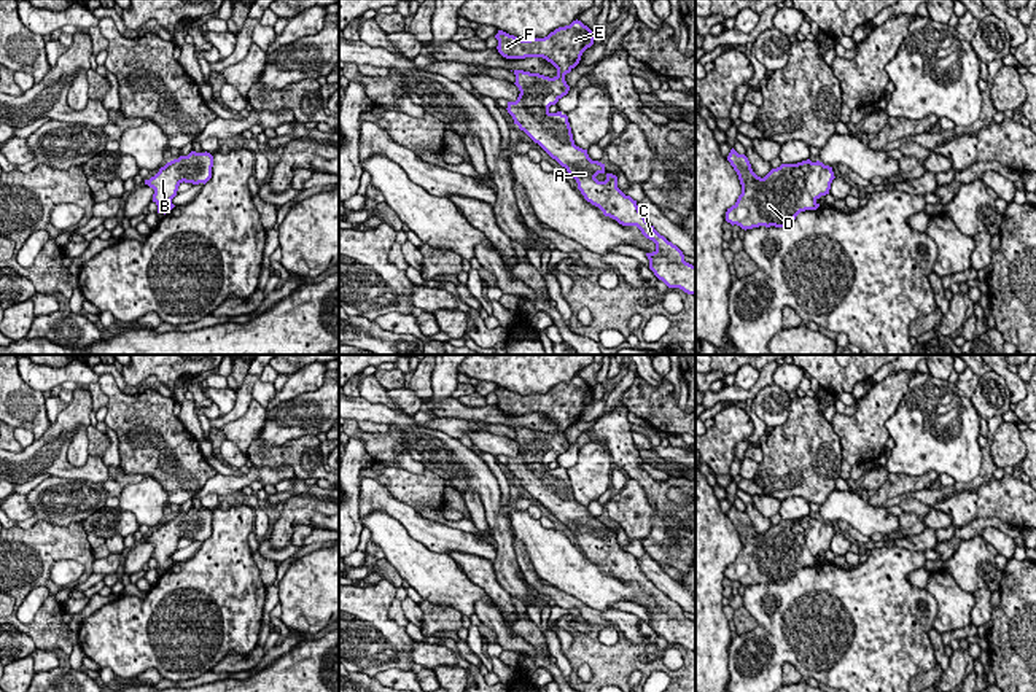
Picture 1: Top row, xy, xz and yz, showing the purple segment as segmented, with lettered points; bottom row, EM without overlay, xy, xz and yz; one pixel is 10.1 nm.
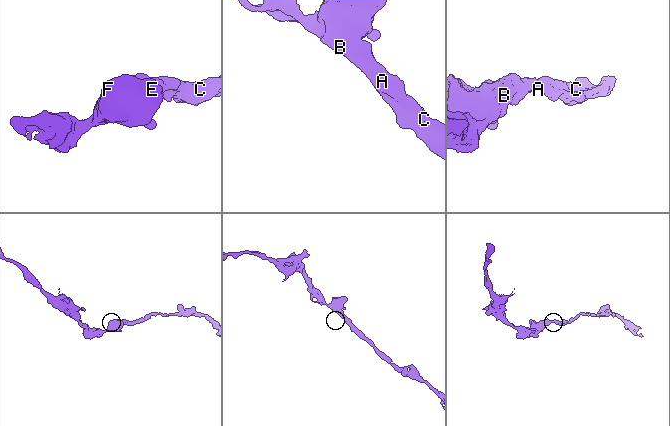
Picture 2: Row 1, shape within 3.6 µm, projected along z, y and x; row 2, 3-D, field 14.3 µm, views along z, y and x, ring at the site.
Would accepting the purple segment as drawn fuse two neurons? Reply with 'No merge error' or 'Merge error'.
No merge error

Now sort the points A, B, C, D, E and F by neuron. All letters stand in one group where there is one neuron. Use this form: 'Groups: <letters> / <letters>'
Groups: A B C D E F

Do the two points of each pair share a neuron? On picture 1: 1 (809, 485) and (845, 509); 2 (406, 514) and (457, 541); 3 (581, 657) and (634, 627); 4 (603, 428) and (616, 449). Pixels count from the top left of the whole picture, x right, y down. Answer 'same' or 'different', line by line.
1: different
2: same
3: different
4: same

